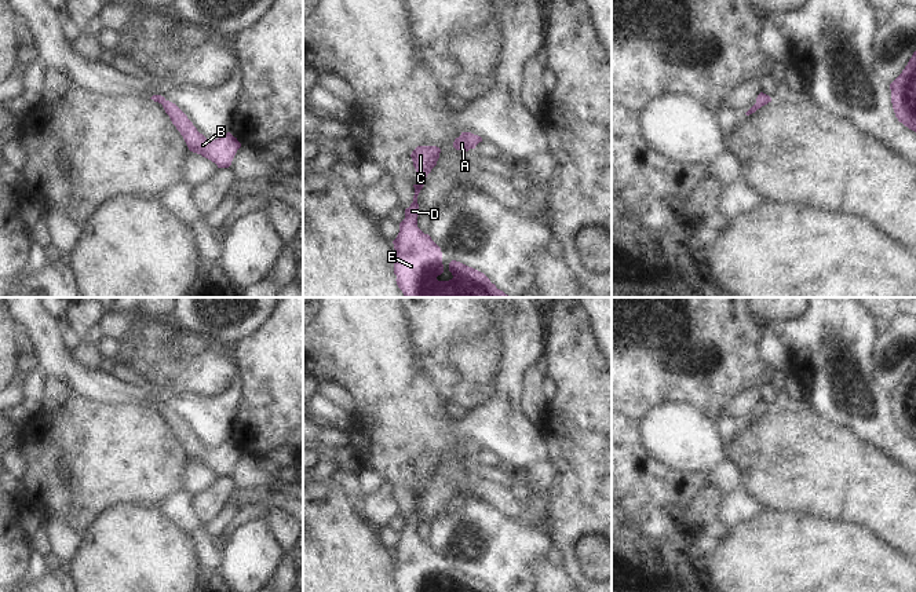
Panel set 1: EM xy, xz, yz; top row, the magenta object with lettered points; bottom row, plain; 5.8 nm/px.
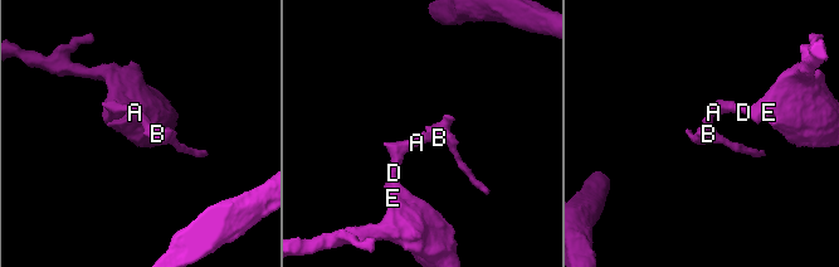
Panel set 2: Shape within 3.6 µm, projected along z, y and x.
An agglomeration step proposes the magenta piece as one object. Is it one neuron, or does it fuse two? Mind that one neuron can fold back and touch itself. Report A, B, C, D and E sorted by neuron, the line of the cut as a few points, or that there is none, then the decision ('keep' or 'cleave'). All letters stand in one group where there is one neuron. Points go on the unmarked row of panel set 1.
A B C D E; no cut; keep

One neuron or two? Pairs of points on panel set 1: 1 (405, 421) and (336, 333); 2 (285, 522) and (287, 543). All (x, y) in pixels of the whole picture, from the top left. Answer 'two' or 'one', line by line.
1: one
2: one

